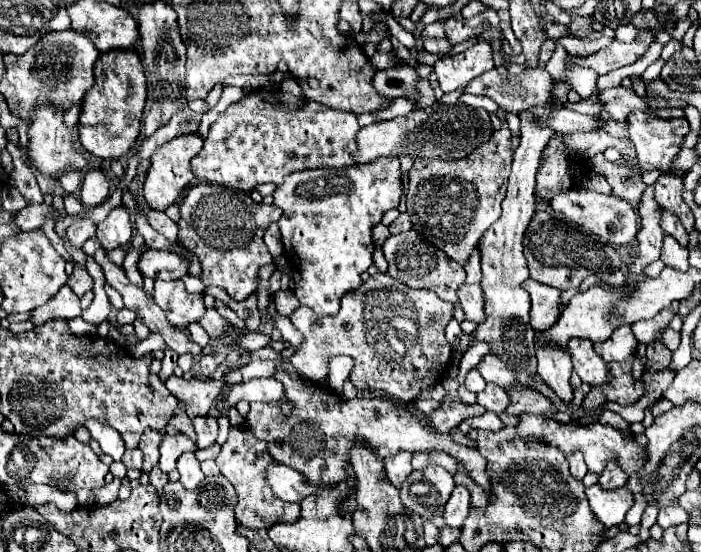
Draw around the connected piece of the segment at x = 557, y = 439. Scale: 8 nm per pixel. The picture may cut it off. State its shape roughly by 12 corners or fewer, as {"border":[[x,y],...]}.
{"border":[[520,414],[516,434],[584,454],[600,474],[608,458],[642,470],[646,448],[608,424]]}

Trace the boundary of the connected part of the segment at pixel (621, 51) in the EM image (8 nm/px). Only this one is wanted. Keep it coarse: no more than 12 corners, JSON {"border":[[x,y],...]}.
{"border":[[650,32],[624,44],[588,54],[568,54],[568,66],[592,68],[604,76],[634,64],[650,46]]}

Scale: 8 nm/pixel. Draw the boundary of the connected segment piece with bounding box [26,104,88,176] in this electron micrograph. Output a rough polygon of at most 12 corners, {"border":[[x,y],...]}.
{"border":[[44,104],[30,122],[26,150],[36,170],[52,176],[76,152],[62,110]]}

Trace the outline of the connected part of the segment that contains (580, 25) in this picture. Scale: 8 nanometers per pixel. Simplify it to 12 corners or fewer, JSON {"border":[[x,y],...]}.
{"border":[[574,18],[570,34],[578,38],[592,34],[592,18]]}

